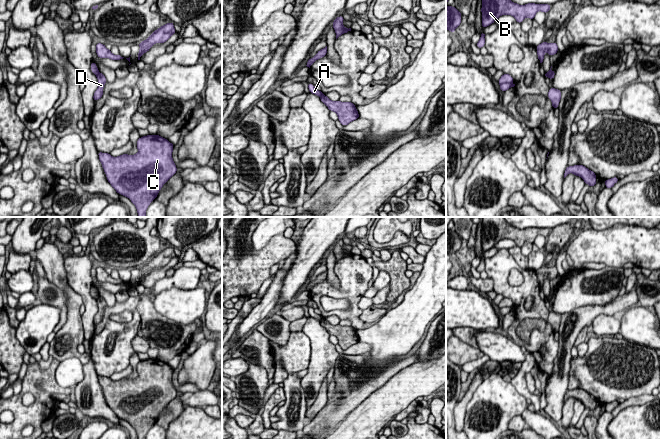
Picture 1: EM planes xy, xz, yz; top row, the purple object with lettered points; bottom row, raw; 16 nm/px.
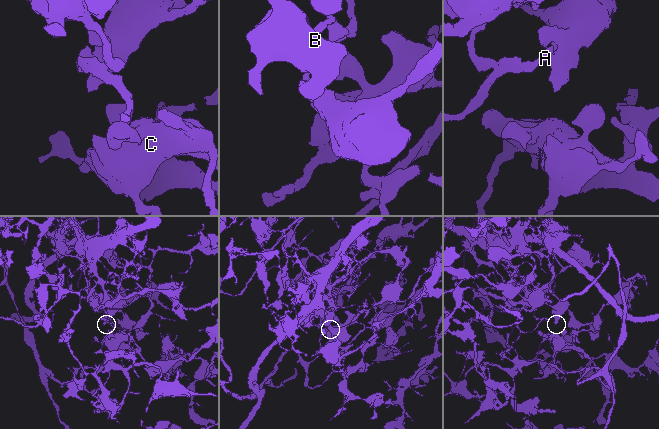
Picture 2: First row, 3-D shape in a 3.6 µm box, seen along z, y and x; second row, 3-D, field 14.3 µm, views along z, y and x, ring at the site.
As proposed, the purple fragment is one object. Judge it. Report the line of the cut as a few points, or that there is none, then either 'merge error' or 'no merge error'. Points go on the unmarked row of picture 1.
yz (509, 306), (500, 308) | merge error

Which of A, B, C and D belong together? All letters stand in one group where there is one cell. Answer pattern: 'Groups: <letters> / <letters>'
Groups: A / B C D

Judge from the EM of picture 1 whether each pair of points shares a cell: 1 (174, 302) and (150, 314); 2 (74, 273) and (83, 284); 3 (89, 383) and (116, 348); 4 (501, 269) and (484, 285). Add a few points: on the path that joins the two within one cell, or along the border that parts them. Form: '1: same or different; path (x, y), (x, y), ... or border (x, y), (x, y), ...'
1: different; border (153, 298), (153, 307), (159, 313), (177, 322)
2: same; path (77, 276), (80, 281)
3: different; border (91, 356), (94, 369), (98, 375)
4: different; border (488, 276), (492, 280), (493, 290)

